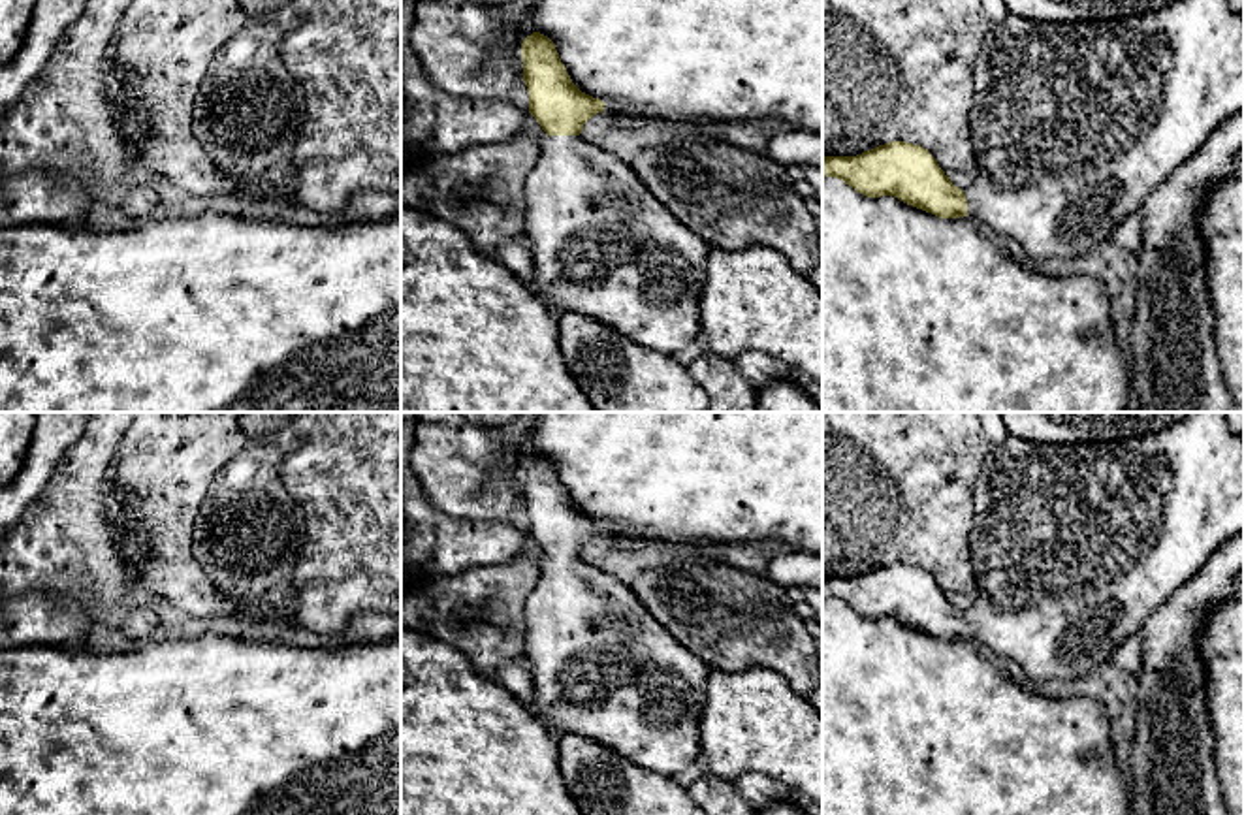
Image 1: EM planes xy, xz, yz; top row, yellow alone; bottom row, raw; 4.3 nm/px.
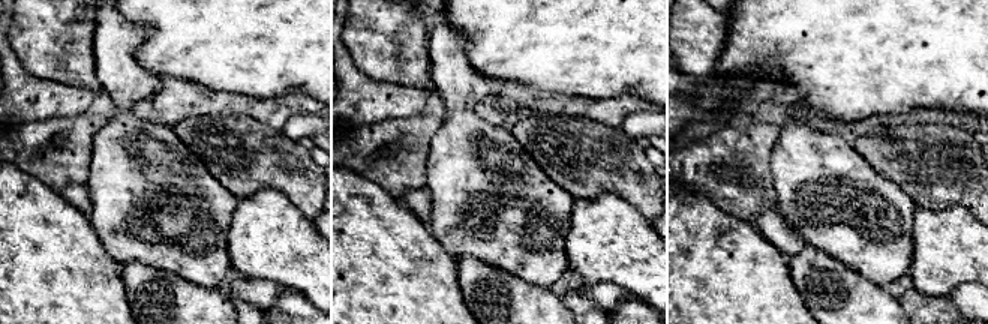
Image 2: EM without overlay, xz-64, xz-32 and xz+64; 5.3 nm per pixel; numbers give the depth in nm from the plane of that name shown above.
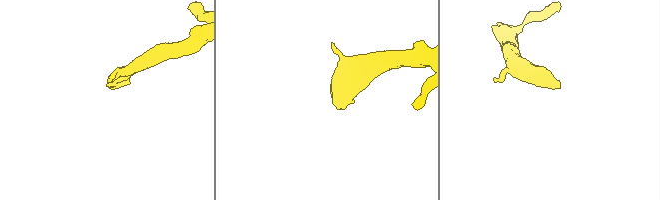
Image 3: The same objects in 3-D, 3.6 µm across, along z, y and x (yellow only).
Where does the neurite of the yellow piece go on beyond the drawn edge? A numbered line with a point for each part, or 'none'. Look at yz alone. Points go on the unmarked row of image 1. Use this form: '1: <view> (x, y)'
1: yz (1073, 546)

